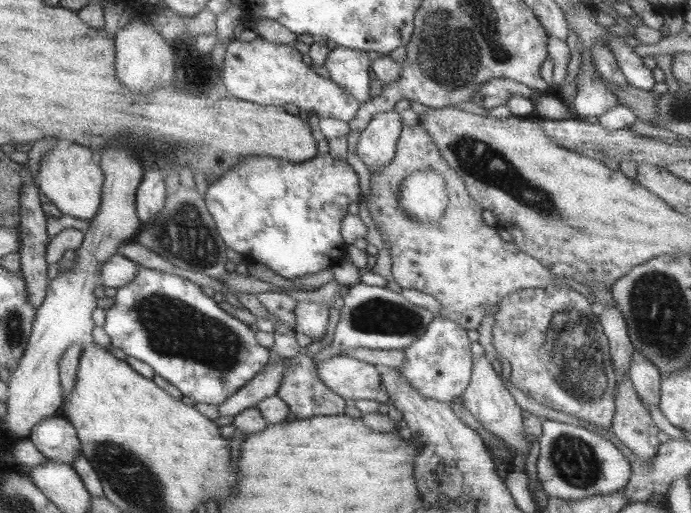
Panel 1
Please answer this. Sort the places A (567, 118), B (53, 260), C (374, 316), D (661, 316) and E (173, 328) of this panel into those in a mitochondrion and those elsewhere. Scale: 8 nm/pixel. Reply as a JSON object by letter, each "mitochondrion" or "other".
{"A":"other","B":"other","C":"mitochondrion","D":"mitochondrion","E":"mitochondrion"}

